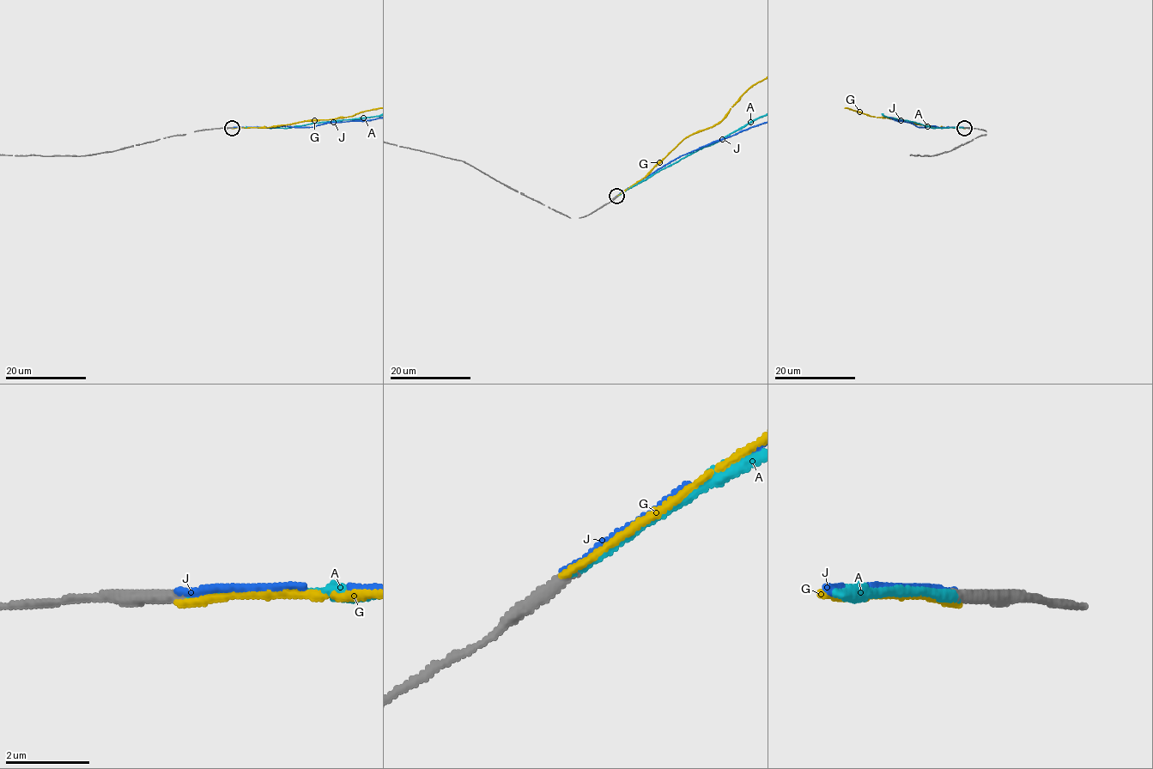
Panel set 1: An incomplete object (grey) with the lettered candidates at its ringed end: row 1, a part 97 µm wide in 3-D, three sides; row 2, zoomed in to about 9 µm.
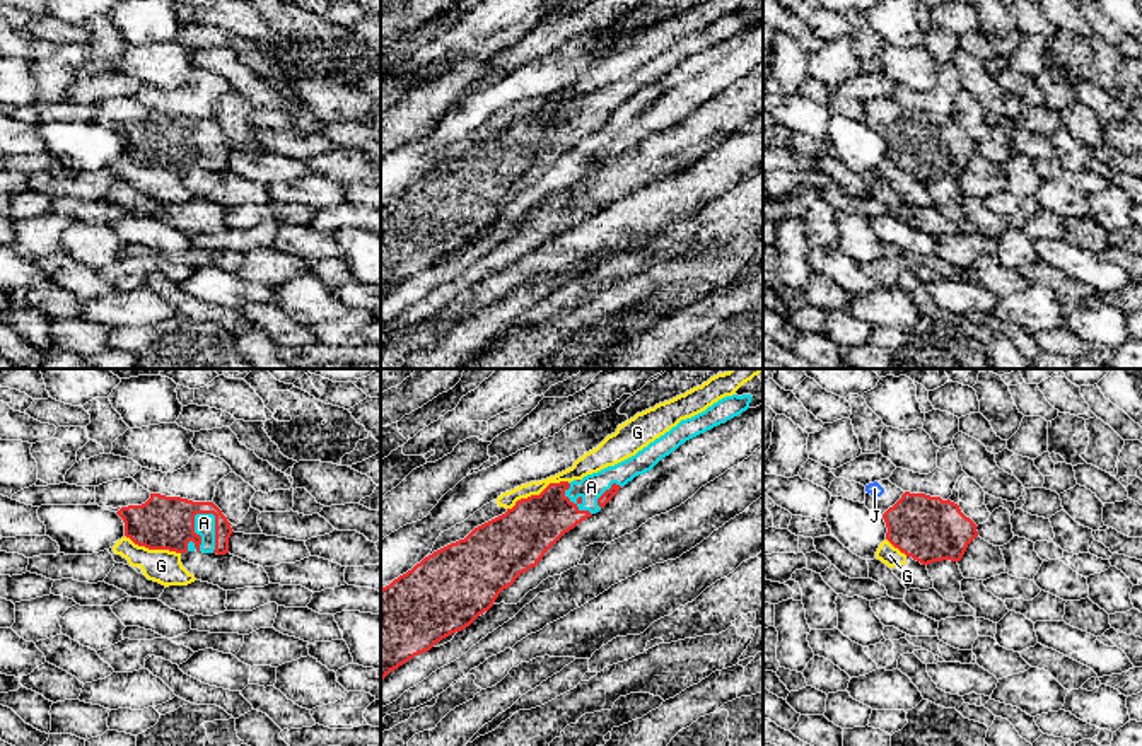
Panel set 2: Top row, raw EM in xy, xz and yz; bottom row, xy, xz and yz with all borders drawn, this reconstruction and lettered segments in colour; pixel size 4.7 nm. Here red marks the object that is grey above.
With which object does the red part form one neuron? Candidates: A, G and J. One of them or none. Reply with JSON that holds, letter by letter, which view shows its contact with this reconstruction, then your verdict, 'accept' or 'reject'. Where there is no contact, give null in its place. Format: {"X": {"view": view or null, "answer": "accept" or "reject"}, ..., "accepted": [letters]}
{"A": {"view": "xy", "answer": "accept"}, "G": {"view": "xz", "answer": "reject"}, "J": {"view": null, "answer": "reject"}, "accepted": ["A"]}

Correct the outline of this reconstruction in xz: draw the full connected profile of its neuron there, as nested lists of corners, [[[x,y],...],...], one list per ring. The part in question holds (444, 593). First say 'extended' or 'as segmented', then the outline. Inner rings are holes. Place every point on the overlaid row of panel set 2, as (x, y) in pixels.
extended; [[[751,394],[725,396],[705,411],[681,420],[635,456],[615,466],[570,483],[550,483],[539,495],[517,500],[505,514],[475,527],[464,539],[434,551],[411,570],[382,587],[381,681],[415,656],[430,650],[442,638],[469,627],[493,606],[504,589],[510,587],[521,574],[536,567],[565,533],[599,512],[621,487],[635,476],[650,471],[686,440],[746,411],[751,398]]]

